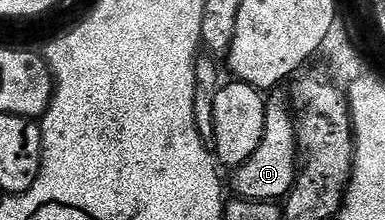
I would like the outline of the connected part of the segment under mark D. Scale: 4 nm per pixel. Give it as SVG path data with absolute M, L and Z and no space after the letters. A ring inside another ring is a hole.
M282 93L271 94L266 99L264 141L260 141L256 153L252 153L252 157L248 157L248 161L244 161L244 165L233 168L233 194L239 199L282 201L294 187L294 178L298 176L300 166L296 119L288 106L287 96L278 94Z

